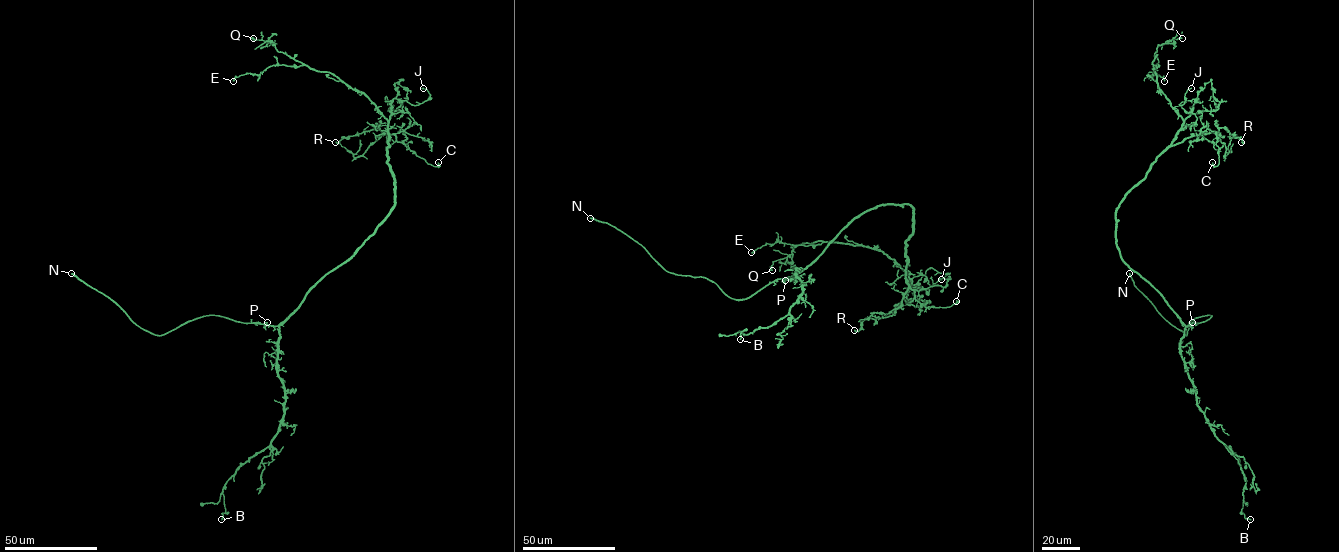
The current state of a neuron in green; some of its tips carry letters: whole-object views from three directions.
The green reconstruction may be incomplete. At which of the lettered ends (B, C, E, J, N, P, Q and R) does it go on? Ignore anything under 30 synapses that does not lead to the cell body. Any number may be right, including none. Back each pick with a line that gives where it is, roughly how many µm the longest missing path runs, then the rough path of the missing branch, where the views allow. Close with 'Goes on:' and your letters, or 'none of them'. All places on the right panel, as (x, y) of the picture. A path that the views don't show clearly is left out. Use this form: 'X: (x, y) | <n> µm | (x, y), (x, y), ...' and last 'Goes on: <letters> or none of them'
N: (1129, 273) | 15 µm | (1129, 273), (1117, 265), (1115, 256)
Goes on: N

